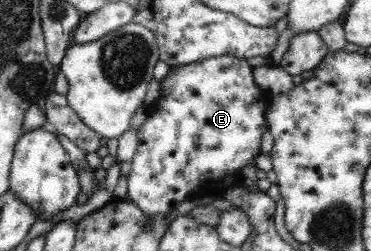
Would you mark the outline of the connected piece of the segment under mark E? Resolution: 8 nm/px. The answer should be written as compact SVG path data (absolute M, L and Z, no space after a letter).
M222 55L220 57L212 57L208 59L202 59L192 64L171 66L166 72L166 75L159 80L160 94L156 99L156 105L154 110L148 112L147 118L144 123L136 128L138 133L137 146L130 159L131 167L126 175L127 179L127 194L128 202L136 205L136 208L140 210L140 213L144 216L152 216L152 214L168 214L175 209L180 203L194 196L211 194L212 192L221 193L222 191L232 187L235 179L241 179L240 169L244 165L255 165L254 157L260 152L260 135L266 131L266 119L264 117L267 108L269 96L267 92L264 92L254 84L252 79L252 66L244 59L238 59L236 57L230 57L228 55Z

